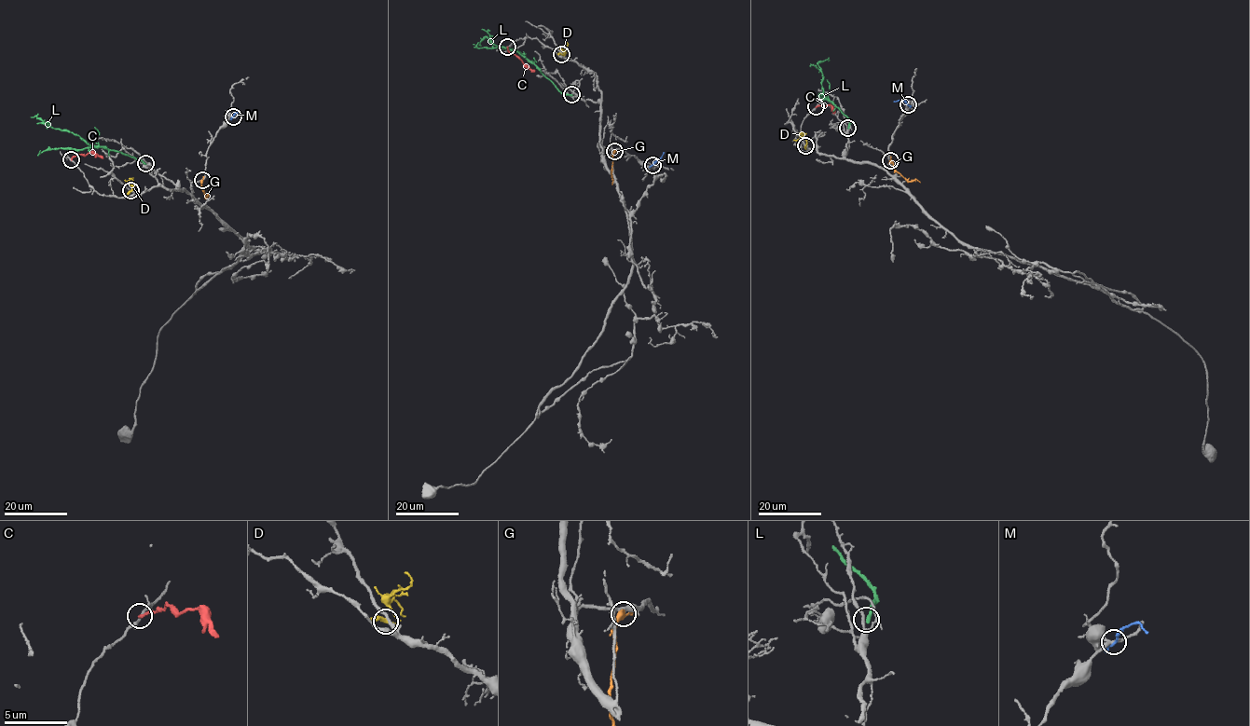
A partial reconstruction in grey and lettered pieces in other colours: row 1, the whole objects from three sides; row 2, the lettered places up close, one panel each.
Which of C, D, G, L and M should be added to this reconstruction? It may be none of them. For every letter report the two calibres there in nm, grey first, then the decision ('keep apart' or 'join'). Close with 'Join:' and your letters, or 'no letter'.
C: 200/200 nm | keep apart
D: 260/280 nm | keep apart
G: 360/400 nm | keep apart
L: 240/280 nm | keep apart
M: 200/200 nm | keep apart
Join: no letter

